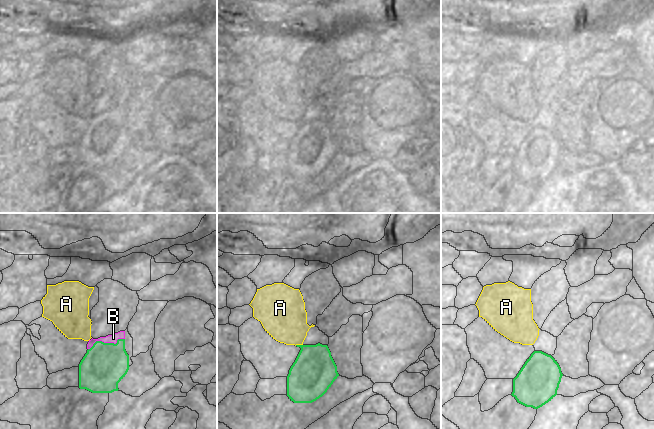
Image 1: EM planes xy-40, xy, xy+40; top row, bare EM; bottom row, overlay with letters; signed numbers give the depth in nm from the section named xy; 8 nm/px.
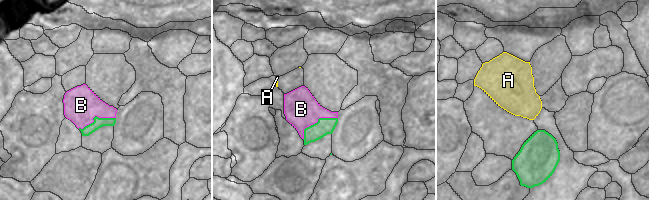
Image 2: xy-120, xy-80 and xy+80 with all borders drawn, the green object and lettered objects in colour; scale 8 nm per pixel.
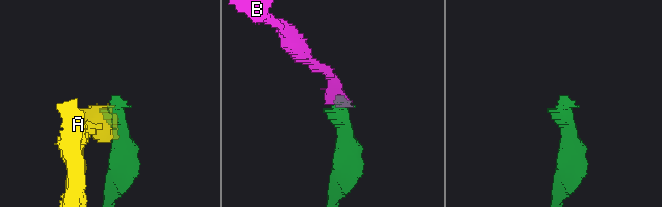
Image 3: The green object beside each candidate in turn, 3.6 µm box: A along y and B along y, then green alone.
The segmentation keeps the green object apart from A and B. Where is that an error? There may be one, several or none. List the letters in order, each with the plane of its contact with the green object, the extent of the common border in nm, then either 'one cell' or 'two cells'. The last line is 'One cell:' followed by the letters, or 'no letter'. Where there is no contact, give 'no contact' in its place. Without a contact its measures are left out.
A: xy | 60 nm | two cells
B: xy-40 | 300 nm | two cells
One cell: no letter

